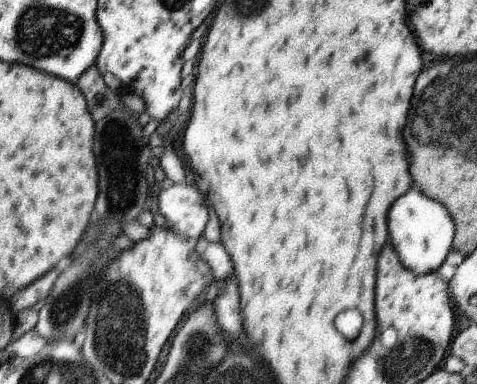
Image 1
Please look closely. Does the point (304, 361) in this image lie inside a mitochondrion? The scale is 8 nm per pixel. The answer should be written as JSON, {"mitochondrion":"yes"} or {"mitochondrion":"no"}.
{"mitochondrion":"no"}

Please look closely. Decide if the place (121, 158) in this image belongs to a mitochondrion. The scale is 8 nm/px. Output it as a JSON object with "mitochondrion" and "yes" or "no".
{"mitochondrion":"yes"}

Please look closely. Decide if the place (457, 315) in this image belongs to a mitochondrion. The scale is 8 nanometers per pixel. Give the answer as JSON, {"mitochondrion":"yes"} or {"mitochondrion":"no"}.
{"mitochondrion":"no"}

